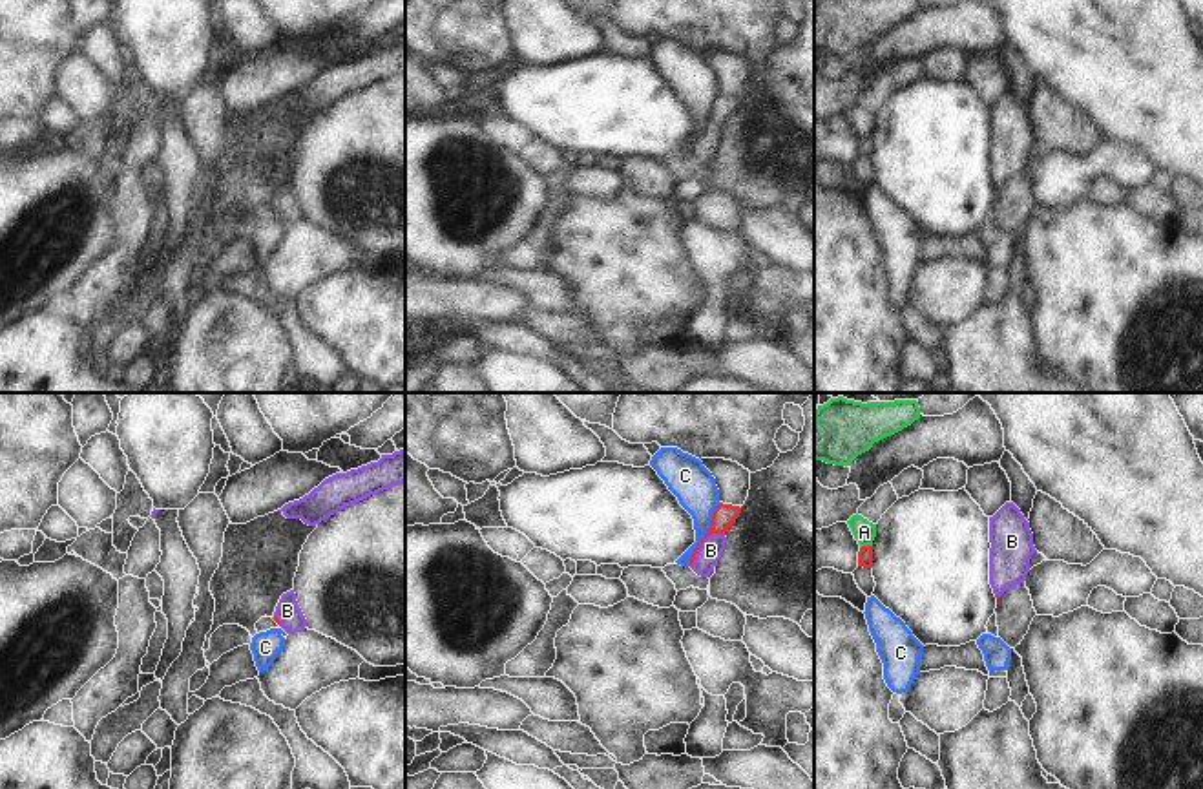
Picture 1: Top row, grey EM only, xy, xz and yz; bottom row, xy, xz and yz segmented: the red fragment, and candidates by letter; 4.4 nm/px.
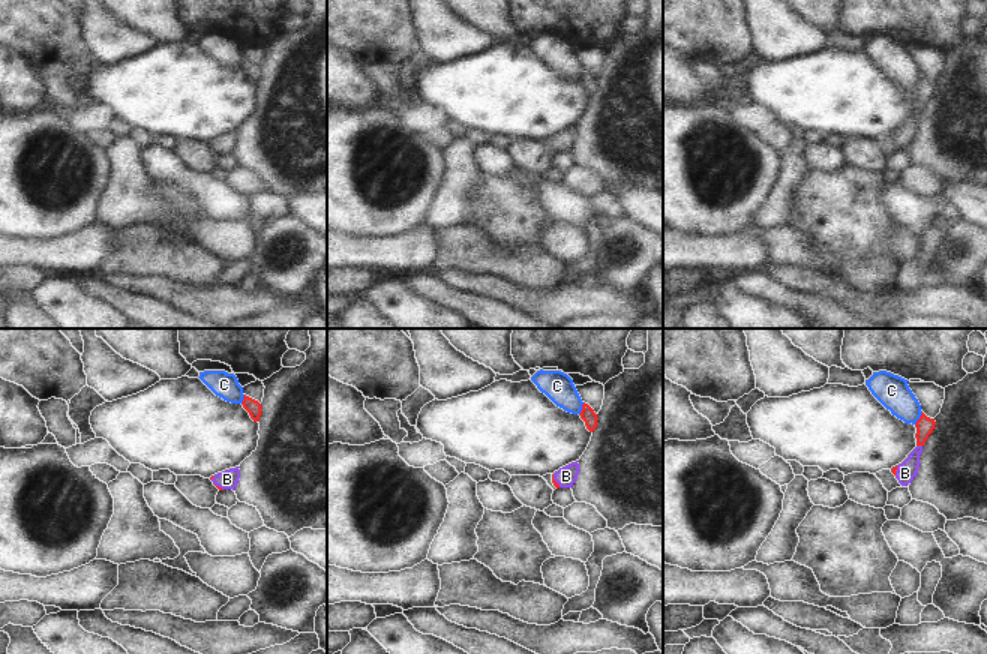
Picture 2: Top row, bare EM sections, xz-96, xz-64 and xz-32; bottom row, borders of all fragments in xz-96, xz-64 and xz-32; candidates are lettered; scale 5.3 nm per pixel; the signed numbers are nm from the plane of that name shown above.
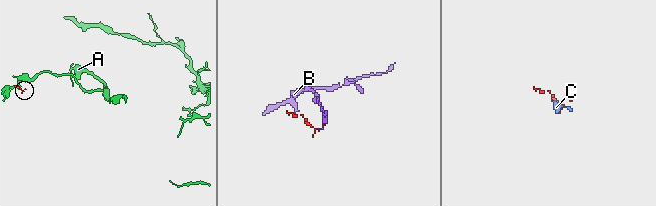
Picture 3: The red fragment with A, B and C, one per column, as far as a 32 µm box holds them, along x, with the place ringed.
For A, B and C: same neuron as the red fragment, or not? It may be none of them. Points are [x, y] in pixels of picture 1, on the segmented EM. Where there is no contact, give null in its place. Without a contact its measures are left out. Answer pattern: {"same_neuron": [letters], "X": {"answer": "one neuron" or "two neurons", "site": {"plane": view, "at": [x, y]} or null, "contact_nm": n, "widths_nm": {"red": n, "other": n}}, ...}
{"same_neuron": ["B"], "A": {"answer": "two neurons", "site": {"plane": "yz", "at": [866, 547]}, "contact_nm": 60, "widths_nm": {"red": 60, "other": 100}}, "B": {"answer": "one neuron", "site": {"plane": "xz", "at": [701, 543]}, "contact_nm": 220, "widths_nm": {"red": 100, "other": 100}}, "C": {"answer": "two neurons", "site": {"plane": "xz", "at": [705, 534]}, "contact_nm": 320, "widths_nm": {"red": 100, "other": 190}}}

